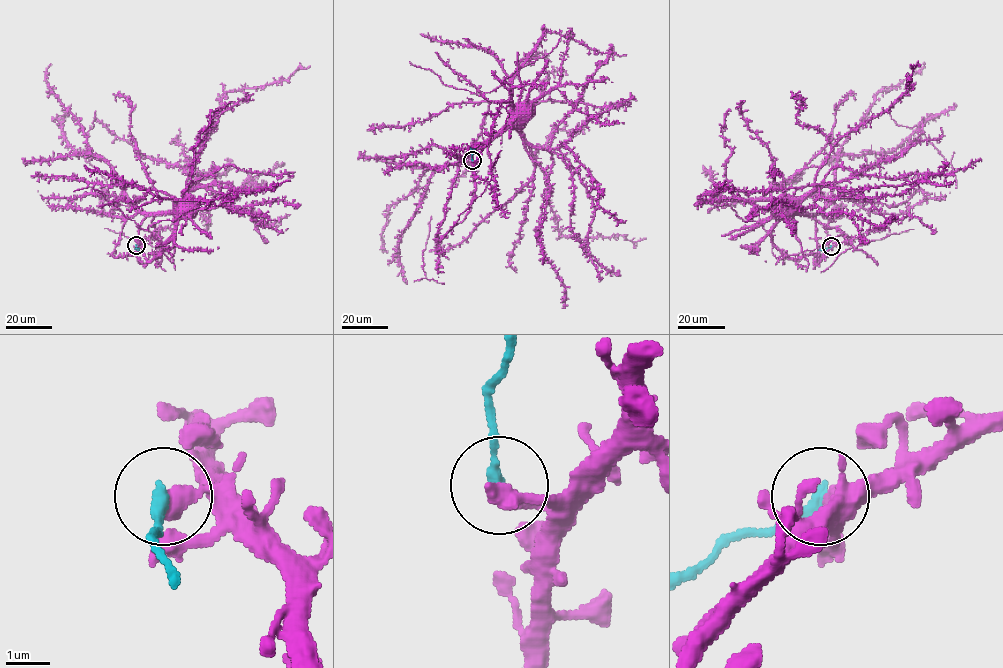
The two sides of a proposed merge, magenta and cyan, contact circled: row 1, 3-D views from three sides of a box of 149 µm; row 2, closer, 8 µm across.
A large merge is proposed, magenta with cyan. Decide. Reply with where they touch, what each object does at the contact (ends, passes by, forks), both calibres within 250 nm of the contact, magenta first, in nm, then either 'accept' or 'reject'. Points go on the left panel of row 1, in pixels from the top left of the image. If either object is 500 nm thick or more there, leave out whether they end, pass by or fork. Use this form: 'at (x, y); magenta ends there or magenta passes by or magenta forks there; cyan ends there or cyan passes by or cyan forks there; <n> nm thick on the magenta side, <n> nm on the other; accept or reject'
at (136, 245); magenta ends there; cyan ends there; 400 nm thick on the magenta side, 300 nm on the other; reject

